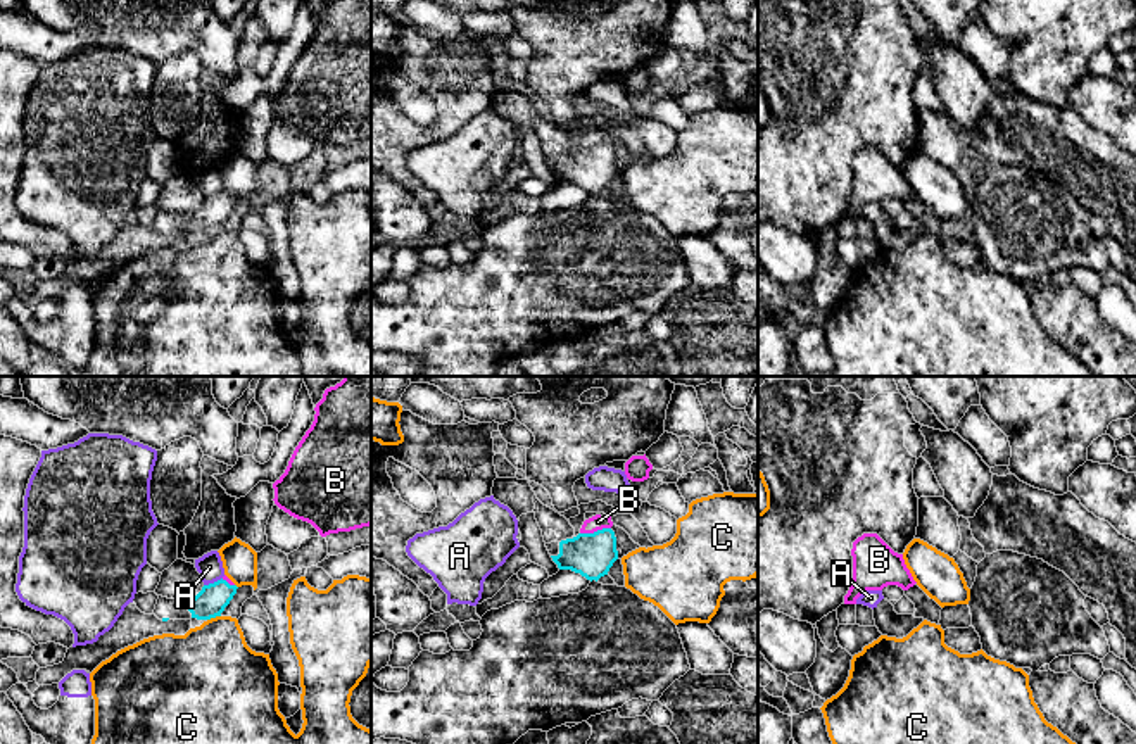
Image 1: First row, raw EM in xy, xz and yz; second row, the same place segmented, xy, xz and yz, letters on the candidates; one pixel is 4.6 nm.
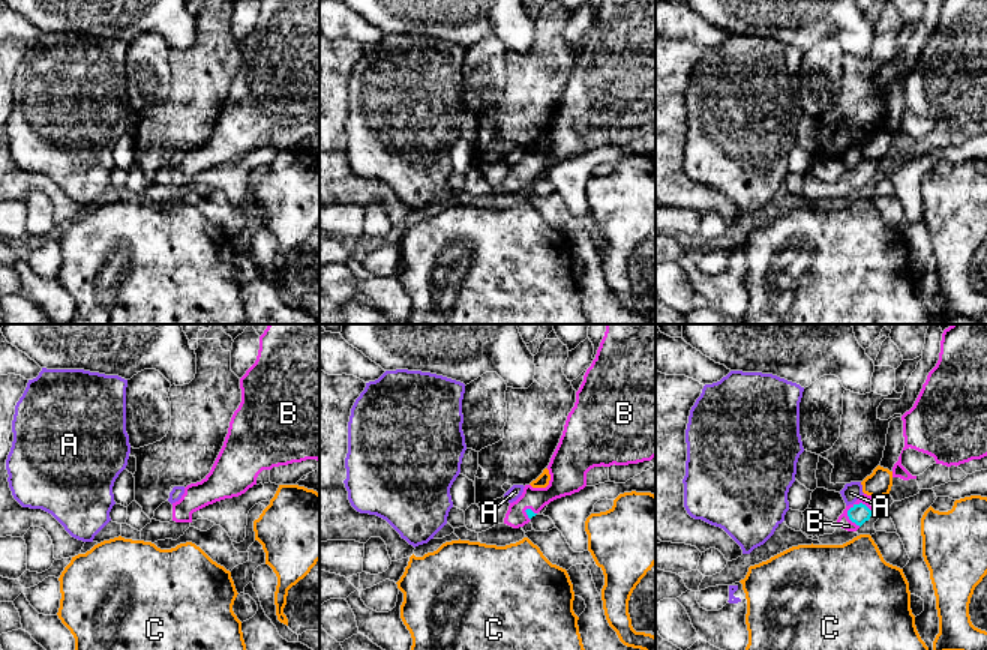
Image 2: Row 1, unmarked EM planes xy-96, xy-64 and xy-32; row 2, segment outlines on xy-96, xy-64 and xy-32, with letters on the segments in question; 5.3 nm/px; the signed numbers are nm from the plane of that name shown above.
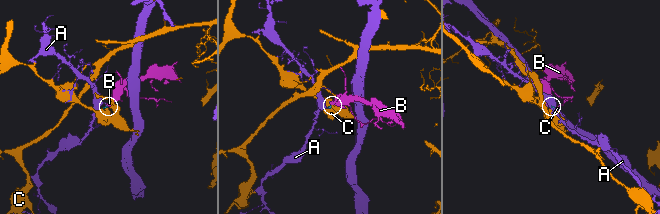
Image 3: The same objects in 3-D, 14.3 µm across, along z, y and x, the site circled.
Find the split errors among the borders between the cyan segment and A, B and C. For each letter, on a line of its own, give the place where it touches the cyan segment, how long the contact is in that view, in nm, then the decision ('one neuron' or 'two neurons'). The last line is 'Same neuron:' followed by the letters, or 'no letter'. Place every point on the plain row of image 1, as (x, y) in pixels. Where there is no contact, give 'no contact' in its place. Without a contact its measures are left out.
A: xy (214, 195) | 100 nm | two neurons
B: xz (594, 145) | 150 nm | one neuron
C: xy (213, 230) | 70 nm | two neurons
Same neuron: B

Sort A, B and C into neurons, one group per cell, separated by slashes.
A / B / C

